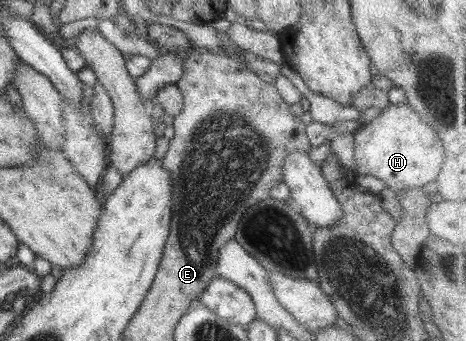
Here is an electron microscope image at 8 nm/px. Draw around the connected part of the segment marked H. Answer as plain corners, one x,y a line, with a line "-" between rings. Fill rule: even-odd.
407,102
388,104
371,121
357,128
353,138
357,165
355,176
369,175
378,178
393,192
414,188
431,190
442,175
444,146
441,146
440,137

